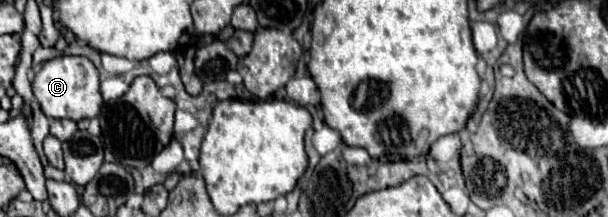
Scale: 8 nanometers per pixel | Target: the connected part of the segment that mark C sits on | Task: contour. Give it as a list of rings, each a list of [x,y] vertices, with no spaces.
[[[60,56],[48,60],[34,76],[32,90],[42,106],[42,112],[48,118],[70,118],[74,122],[80,122],[82,118],[96,118],[104,106],[98,70],[84,56]]]

